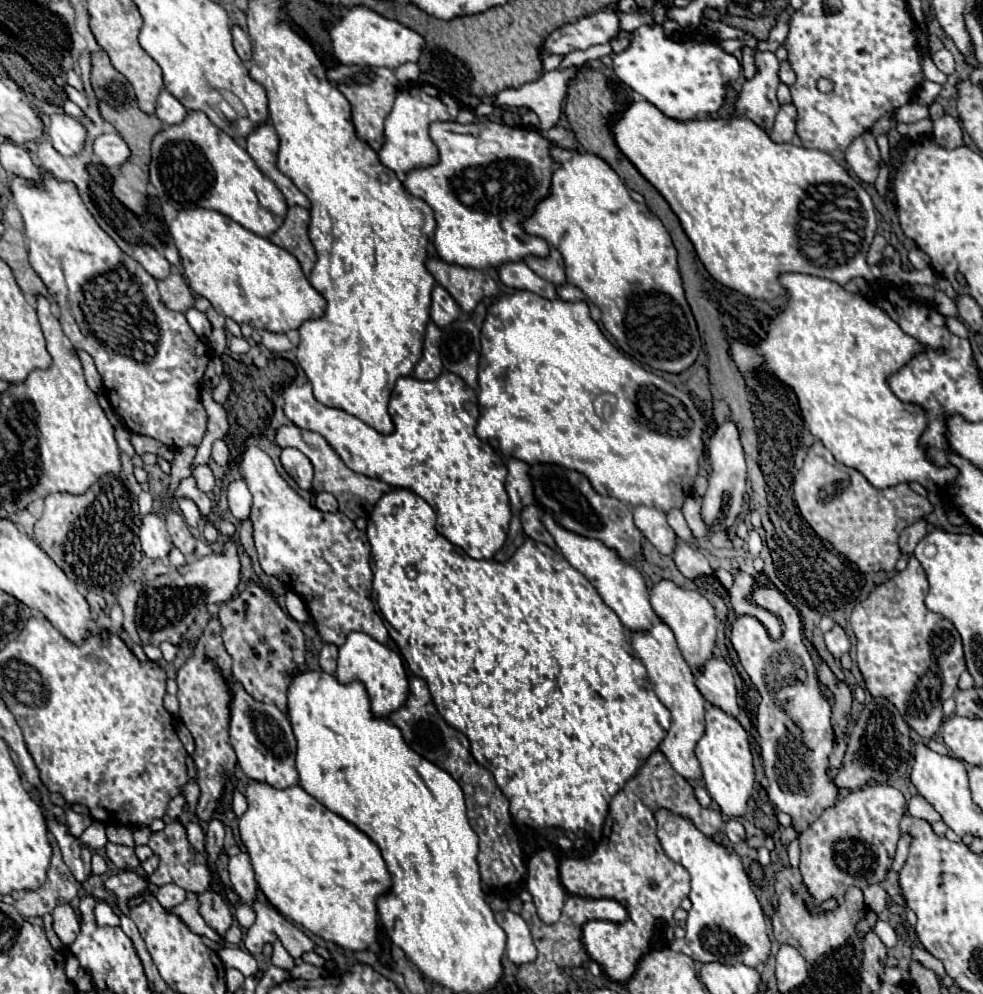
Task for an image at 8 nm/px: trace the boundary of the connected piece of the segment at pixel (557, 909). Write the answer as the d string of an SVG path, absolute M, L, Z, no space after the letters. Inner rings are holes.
M549 850L537 852L529 860L527 890L533 896L533 904L541 922L555 924L561 916L561 906L565 900L565 886L559 878L557 860Z

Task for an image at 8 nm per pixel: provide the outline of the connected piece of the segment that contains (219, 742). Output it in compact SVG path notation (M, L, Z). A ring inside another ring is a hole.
M211 618L205 630L201 632L193 654L189 660L177 670L177 698L179 698L179 716L191 736L195 738L195 754L193 762L197 766L199 774L199 786L201 786L201 796L195 808L195 816L201 822L209 822L213 816L213 810L217 806L217 800L221 798L225 780L234 775L237 758L235 750L229 742L229 704L233 700L231 694L231 684L227 678L231 678L231 656L227 654L223 640L221 640L221 622L219 618ZM215 664L221 668L221 672L227 676L223 678Z

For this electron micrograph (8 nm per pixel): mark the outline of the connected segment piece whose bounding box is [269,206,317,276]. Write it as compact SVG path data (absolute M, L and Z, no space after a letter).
M291 206L283 226L269 238L273 244L289 250L301 264L303 272L309 276L315 266L315 248L307 236L309 230L309 210L301 206Z

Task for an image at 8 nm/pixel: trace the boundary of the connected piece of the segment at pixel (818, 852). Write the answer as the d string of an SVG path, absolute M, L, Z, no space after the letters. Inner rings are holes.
M867 784L859 790L851 790L799 834L799 870L809 894L805 908L813 910L829 898L841 904L849 886L859 886L863 890L871 884L883 882L893 862L893 850L901 834L899 822L905 814L907 802L897 788L887 784Z

